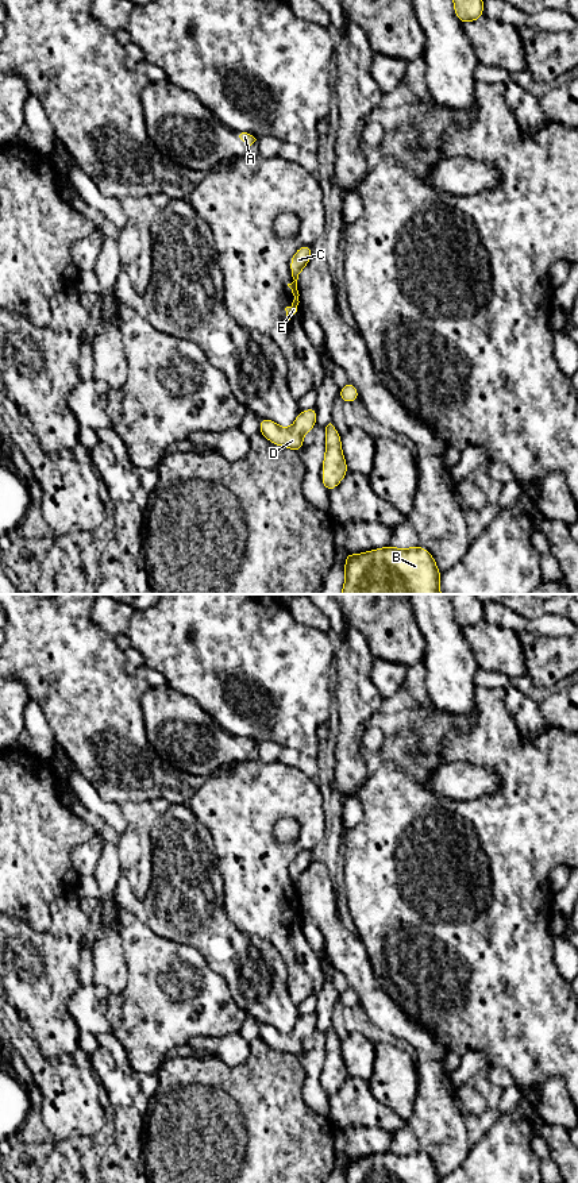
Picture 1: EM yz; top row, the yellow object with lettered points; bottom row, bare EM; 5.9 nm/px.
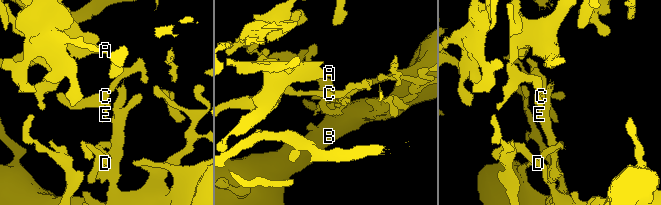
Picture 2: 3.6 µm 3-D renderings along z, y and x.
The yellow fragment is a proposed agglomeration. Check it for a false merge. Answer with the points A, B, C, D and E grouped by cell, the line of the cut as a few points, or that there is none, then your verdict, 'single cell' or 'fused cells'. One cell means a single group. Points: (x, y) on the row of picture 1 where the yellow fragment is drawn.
A B C D / E | yz (295, 280), (296, 284) | fused cells

